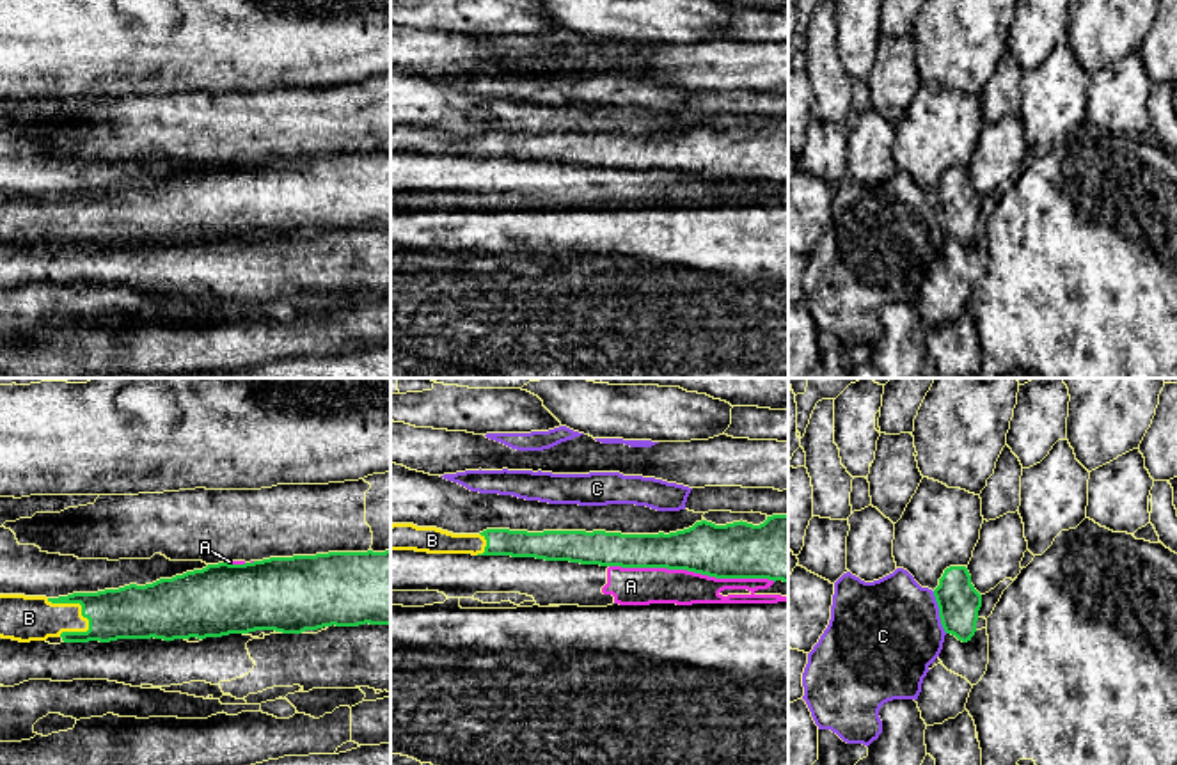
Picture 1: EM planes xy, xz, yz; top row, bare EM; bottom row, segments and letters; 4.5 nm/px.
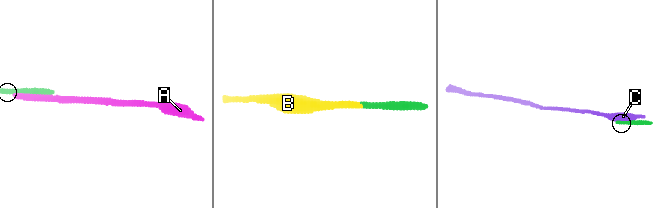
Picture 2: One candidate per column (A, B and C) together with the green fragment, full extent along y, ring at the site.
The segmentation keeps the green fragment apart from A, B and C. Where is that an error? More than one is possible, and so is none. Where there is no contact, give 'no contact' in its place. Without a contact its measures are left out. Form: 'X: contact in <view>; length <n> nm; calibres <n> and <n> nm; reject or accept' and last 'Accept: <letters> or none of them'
A: contact in xz; length 750 nm; calibres 260 and 180 nm; reject
B: contact in xy; length 240 nm; calibres 240 and 200 nm; accept
C: contact in yz; length 200 nm; calibres 190 and 480 nm; reject
Accept: B

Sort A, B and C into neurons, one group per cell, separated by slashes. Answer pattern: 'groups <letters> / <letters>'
groups A / B / C

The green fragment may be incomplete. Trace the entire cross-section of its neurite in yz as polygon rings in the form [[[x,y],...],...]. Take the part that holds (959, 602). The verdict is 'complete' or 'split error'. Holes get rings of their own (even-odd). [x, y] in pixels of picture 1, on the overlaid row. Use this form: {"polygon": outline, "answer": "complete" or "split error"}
{"polygon": [[[950,566],[934,589],[941,625],[946,634],[968,643],[976,632],[982,595],[971,584],[966,566]]], "answer": "complete"}

